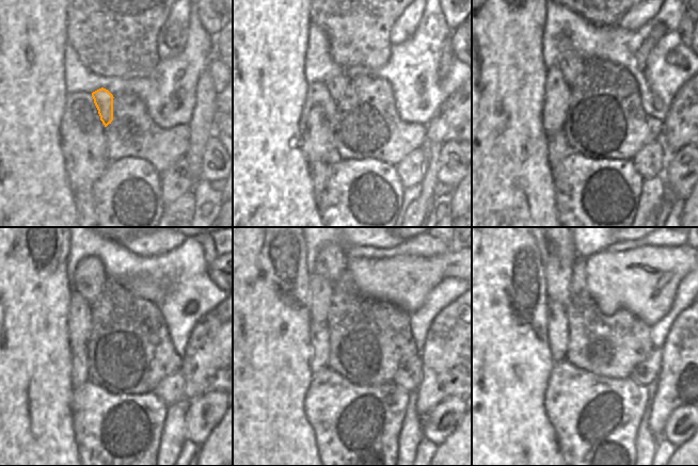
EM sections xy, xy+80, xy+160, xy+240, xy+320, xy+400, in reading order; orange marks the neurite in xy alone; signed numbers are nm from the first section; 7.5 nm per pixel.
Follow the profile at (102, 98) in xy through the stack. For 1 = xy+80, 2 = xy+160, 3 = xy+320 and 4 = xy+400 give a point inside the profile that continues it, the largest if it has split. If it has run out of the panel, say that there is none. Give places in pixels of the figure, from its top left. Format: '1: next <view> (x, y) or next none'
1: next xy+80 (336, 85)
2: next xy+160 (571, 64)
3: next xy+320 (332, 261)
4: next xy+400 (562, 248)

